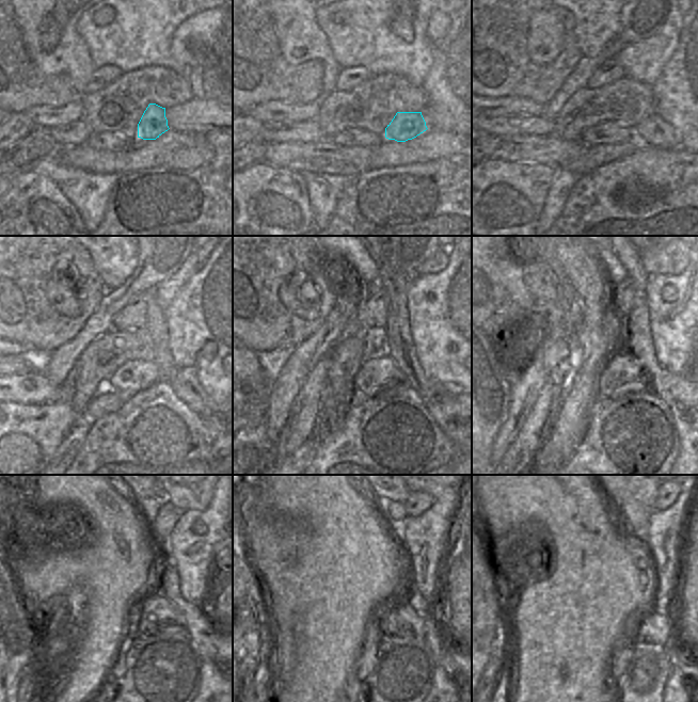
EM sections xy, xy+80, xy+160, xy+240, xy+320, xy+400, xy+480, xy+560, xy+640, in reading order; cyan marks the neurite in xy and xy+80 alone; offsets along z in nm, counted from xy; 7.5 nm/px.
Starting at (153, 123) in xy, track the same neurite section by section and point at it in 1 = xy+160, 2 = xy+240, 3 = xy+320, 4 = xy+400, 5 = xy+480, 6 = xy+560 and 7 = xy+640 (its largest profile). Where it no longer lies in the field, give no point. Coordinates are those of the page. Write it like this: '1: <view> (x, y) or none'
1: xy+160 (654, 131)
2: xy+240 (186, 385)
3: xy+320 (449, 409)
4: xy+400 (688, 404)
5: xy+480 (210, 642)
6: xy+560 (448, 691)
7: xy+640 (677, 691)

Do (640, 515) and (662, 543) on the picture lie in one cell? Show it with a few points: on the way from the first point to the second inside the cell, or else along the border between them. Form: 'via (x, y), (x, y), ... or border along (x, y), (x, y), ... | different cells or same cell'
border along (650, 511), (646, 544) | different cells

